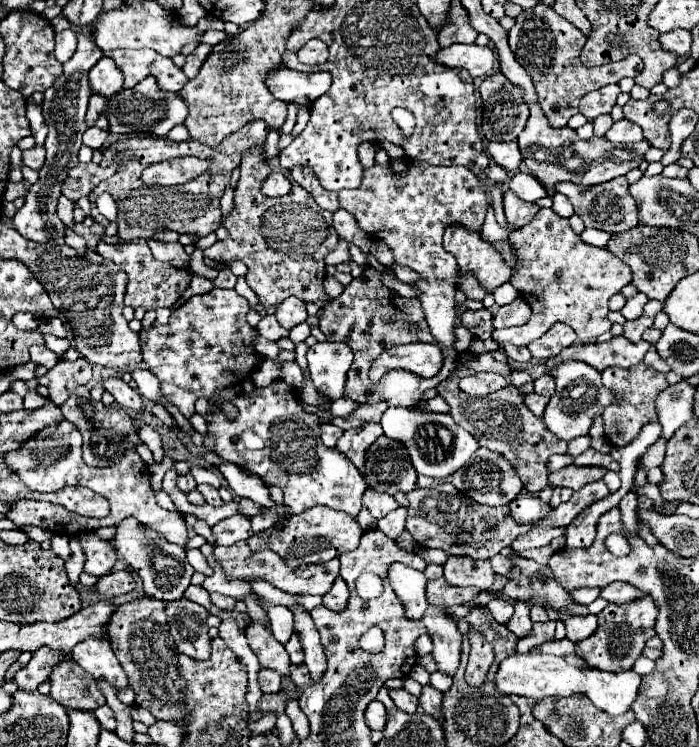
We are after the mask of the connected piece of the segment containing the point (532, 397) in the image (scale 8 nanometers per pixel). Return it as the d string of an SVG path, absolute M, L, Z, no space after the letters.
M527 394L525 396L525 404L527 404L527 408L535 414L535 416L543 416L543 410L545 410L545 406L547 406L547 402L549 402L549 398L547 396L539 396L539 394Z

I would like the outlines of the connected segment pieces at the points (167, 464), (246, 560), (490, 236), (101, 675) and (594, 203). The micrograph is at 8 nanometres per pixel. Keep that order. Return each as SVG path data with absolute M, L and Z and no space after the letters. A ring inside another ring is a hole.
M167 455L160 463L148 466L150 483L154 491L162 489L162 481L165 473L173 466L173 460Z
M235 542L231 546L215 546L213 548L213 556L215 560L221 564L223 574L233 578L233 580L247 580L247 578L261 578L265 582L269 582L271 586L289 592L289 594L315 594L315 596L323 596L325 592L329 592L333 580L339 576L339 560L333 558L329 562L321 562L321 564L309 564L309 566L301 566L301 568L291 568L283 562L283 558L271 550L261 550L251 554L251 550L247 548L247 542Z
M489 206L487 210L487 216L485 216L485 222L483 222L483 228L481 228L481 234L485 236L485 240L489 242L507 242L509 244L509 232L516 230L515 227L501 227L495 222L495 216L493 216L493 206Z
M87 638L79 642L73 648L71 658L87 670L95 680L109 682L115 690L125 690L129 686L127 674L121 668L119 660L115 658L115 652L111 650L111 644L107 638ZM93 650L93 652L89 652Z
M625 176L613 178L611 182L595 184L595 186L581 186L581 184L571 184L571 182L559 182L555 186L555 190L565 194L569 200L573 200L573 202L577 200L577 206L573 206L575 214L585 222L587 228L599 228L609 234L627 232L639 224L637 222L637 204L627 188L629 188L629 182Z

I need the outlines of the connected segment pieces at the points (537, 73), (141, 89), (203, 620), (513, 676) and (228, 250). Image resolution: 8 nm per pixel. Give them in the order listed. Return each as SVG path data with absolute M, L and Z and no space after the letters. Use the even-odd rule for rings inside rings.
M541 2L535 8L523 10L515 18L515 26L509 30L509 48L513 50L517 62L529 72L533 86L537 90L539 106L545 118L549 120L549 126L555 128L567 126L569 118L577 114L579 100L587 92L601 88L605 84L615 84L621 78L635 78L643 70L643 62L637 56L627 56L620 61L599 67L583 66L579 60L579 52L583 44L585 44L583 32L575 28L571 22L567 22L565 18L561 18L559 14L555 14L551 6L545 6Z
M143 78L137 86L119 90L119 94L113 94L113 98L107 100L107 120L111 134L153 134L163 138L173 126L185 122L187 112L189 110L183 98L179 94L161 90L155 78Z
M181 598L177 602L165 602L165 614L177 650L191 658L207 660L211 654L211 638L207 634L209 612L203 606Z
M513 654L507 656L495 674L495 688L507 696L517 694L517 696L529 696L535 700L547 698L547 696L571 696L571 694L585 694L599 710L619 716L625 714L631 704L635 702L641 686L641 676L633 670L625 672L603 672L603 670L583 670L575 668L559 656L547 656L547 654Z
M253 148L243 154L239 170L241 178L235 188L235 208L223 218L223 226L229 230L229 238L215 242L205 250L211 260L241 260L247 264L247 284L257 292L259 302L269 308L277 306L289 296L297 296L305 302L323 306L329 296L323 292L325 262L323 258L335 250L339 236L333 230L331 212L317 206L313 196L299 184L291 188L287 196L269 198L261 194L261 182L271 174L271 168L261 158L263 148ZM281 294L281 296L273 296Z

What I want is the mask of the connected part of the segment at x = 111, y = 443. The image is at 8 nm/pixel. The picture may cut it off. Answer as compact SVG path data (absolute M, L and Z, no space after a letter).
M77 388L69 400L61 406L63 418L67 418L69 422L73 422L83 436L83 460L87 466L113 466L117 464L127 450L131 450L137 442L139 436L135 432L133 426L133 418L123 410L119 410L117 406L105 406L101 402L93 402L89 396L87 388Z

